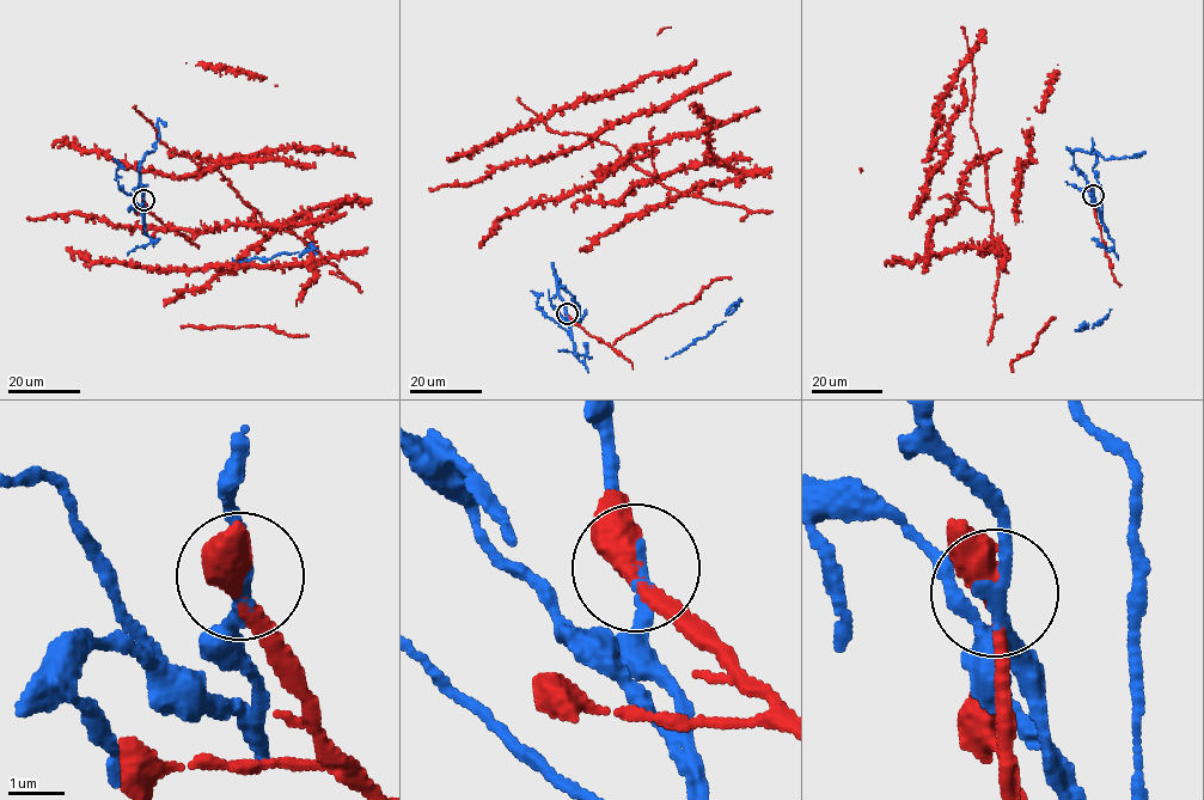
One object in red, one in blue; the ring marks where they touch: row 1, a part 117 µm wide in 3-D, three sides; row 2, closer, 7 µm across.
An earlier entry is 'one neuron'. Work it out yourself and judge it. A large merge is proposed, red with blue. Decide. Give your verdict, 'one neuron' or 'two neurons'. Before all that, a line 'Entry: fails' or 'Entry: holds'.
Entry: fails
two neurons

